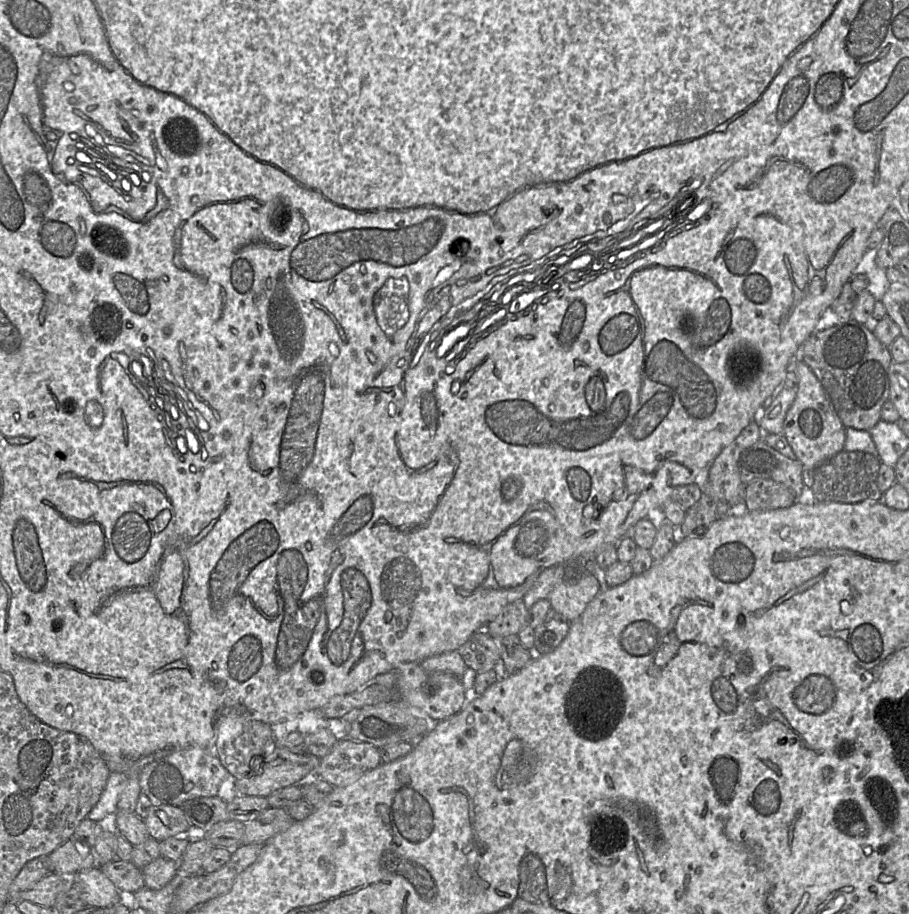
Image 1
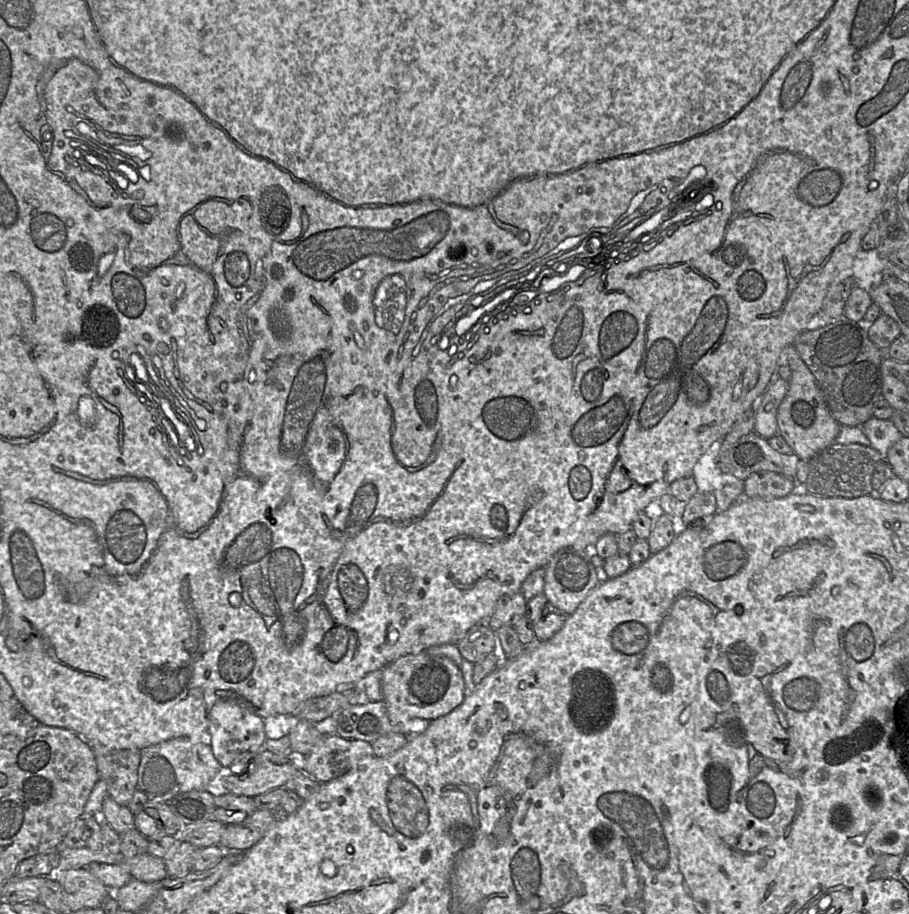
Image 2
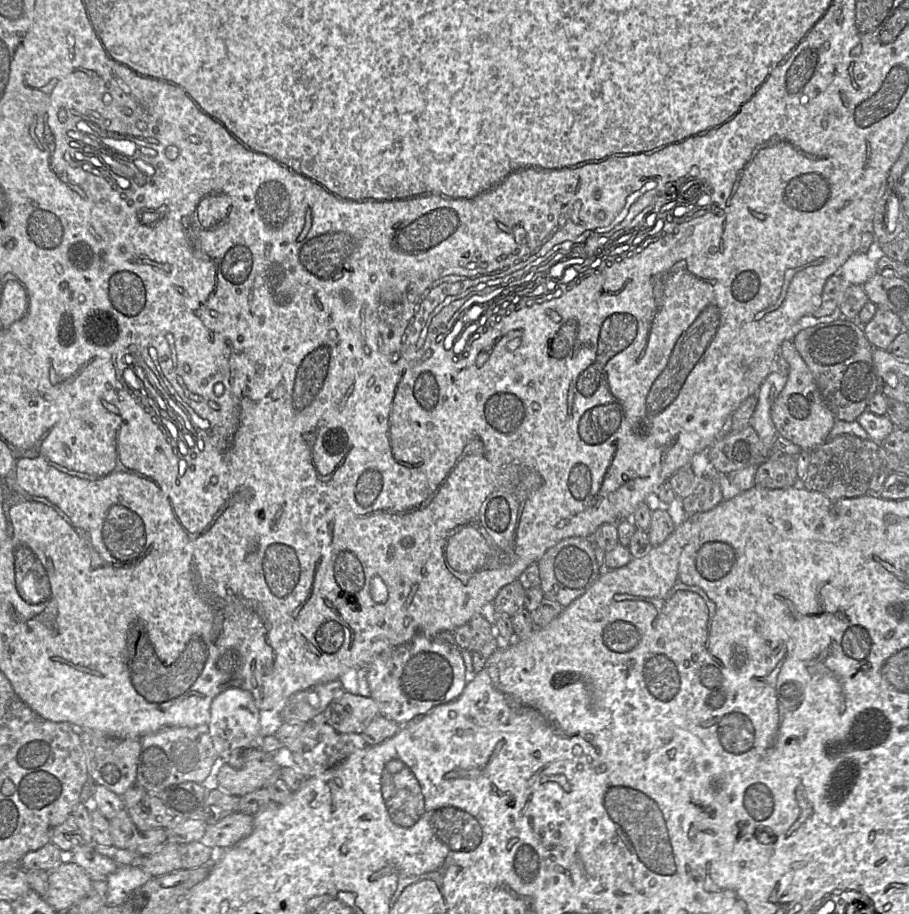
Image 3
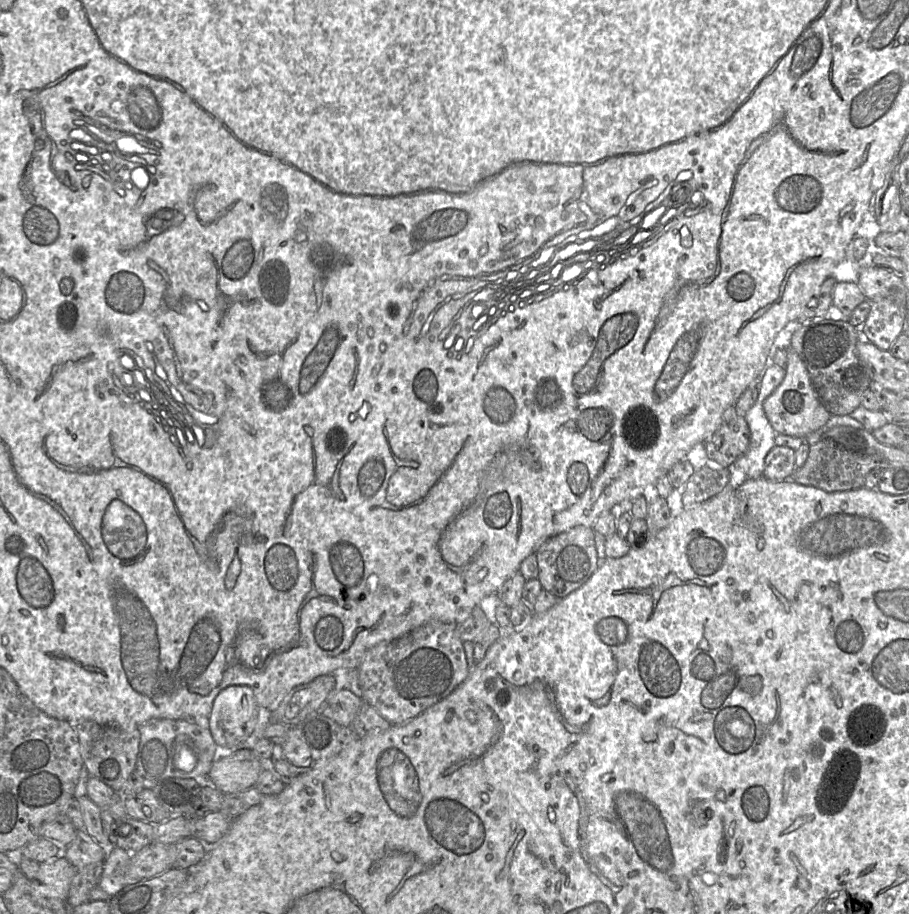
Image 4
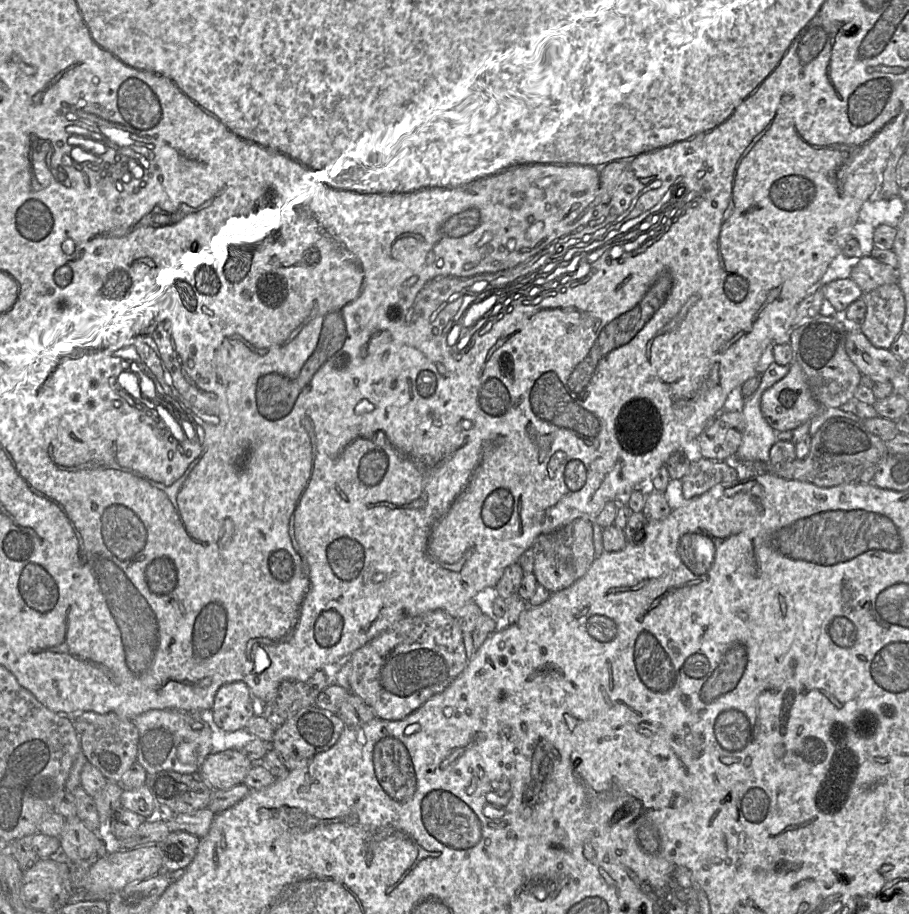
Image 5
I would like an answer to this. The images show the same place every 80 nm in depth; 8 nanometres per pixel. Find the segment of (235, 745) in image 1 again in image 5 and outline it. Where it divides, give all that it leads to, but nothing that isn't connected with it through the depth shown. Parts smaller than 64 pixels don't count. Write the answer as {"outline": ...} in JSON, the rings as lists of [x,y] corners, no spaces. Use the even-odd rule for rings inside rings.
{"outline":[[[243,681],[228,683],[220,687],[214,698],[212,715],[215,724],[226,732],[245,729],[248,721],[256,715],[256,704],[249,687]]]}

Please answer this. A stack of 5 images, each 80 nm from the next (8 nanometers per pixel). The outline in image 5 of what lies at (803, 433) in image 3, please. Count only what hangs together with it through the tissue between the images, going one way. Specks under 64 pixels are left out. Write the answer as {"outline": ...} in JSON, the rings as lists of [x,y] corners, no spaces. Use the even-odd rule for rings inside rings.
{"outline":[[[796,361],[790,364],[784,378],[764,391],[760,408],[767,423],[776,432],[795,429],[811,421],[823,409]]]}

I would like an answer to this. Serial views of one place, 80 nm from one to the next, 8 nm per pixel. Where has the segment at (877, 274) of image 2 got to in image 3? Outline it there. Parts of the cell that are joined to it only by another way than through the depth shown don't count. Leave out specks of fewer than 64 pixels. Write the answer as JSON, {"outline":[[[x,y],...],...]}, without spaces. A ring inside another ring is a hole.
{"outline":[[[875,240],[866,253],[851,255],[836,274],[847,283],[863,285],[877,273],[877,263],[883,255],[881,245]]]}

